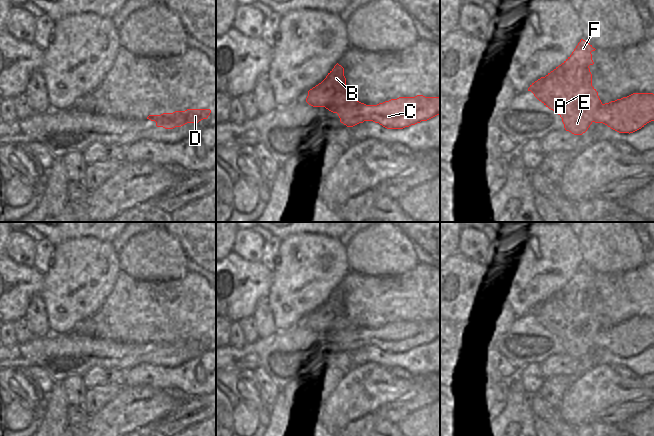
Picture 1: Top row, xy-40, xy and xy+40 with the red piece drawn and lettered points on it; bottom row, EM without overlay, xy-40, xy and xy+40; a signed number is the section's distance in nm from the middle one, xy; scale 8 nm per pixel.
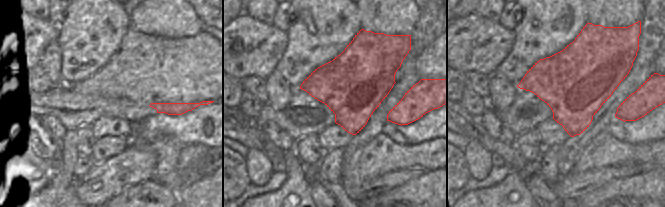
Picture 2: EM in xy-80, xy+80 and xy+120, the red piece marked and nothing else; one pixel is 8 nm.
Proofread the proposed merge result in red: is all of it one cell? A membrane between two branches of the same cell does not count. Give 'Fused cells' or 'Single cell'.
Fused cells.

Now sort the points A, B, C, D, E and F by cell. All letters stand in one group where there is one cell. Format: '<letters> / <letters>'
A B E F / C D

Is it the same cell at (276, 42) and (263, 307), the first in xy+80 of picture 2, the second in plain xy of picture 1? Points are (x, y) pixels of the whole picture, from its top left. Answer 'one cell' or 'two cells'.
two cells

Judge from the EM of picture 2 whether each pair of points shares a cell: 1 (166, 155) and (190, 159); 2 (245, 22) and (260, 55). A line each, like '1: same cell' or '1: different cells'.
1: different cells
2: same cell

